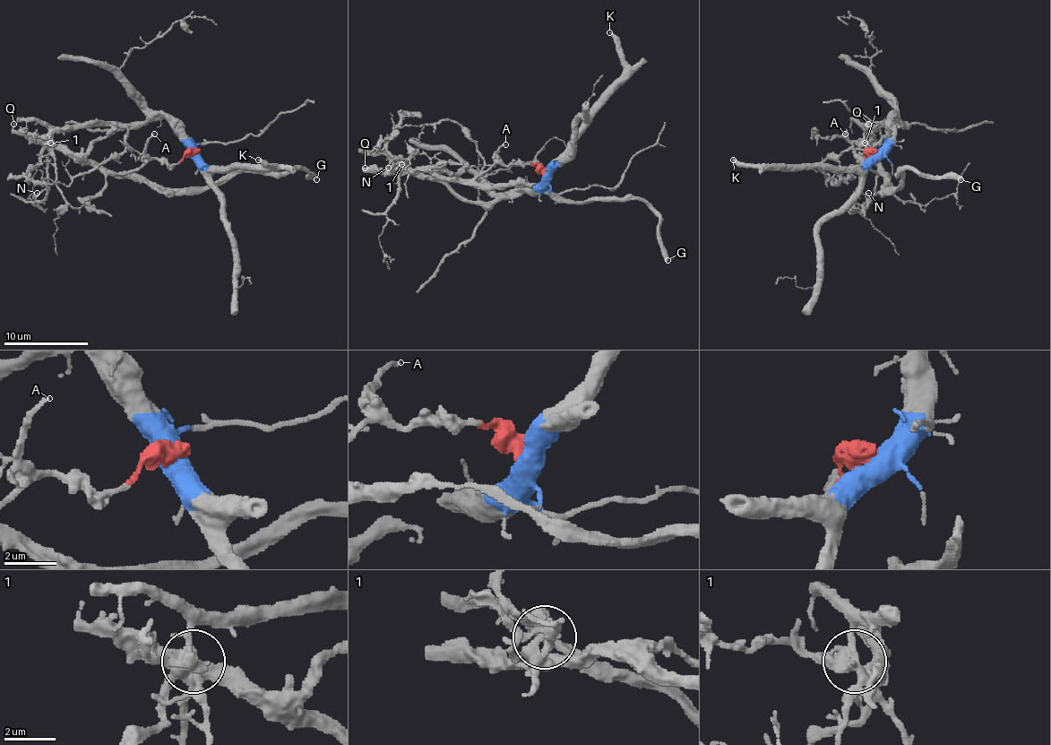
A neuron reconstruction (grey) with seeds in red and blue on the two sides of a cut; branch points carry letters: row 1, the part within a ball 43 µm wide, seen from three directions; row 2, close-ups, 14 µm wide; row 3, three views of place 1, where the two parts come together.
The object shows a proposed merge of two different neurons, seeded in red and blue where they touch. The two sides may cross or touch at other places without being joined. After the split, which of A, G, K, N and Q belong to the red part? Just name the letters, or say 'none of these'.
A, G, Q

